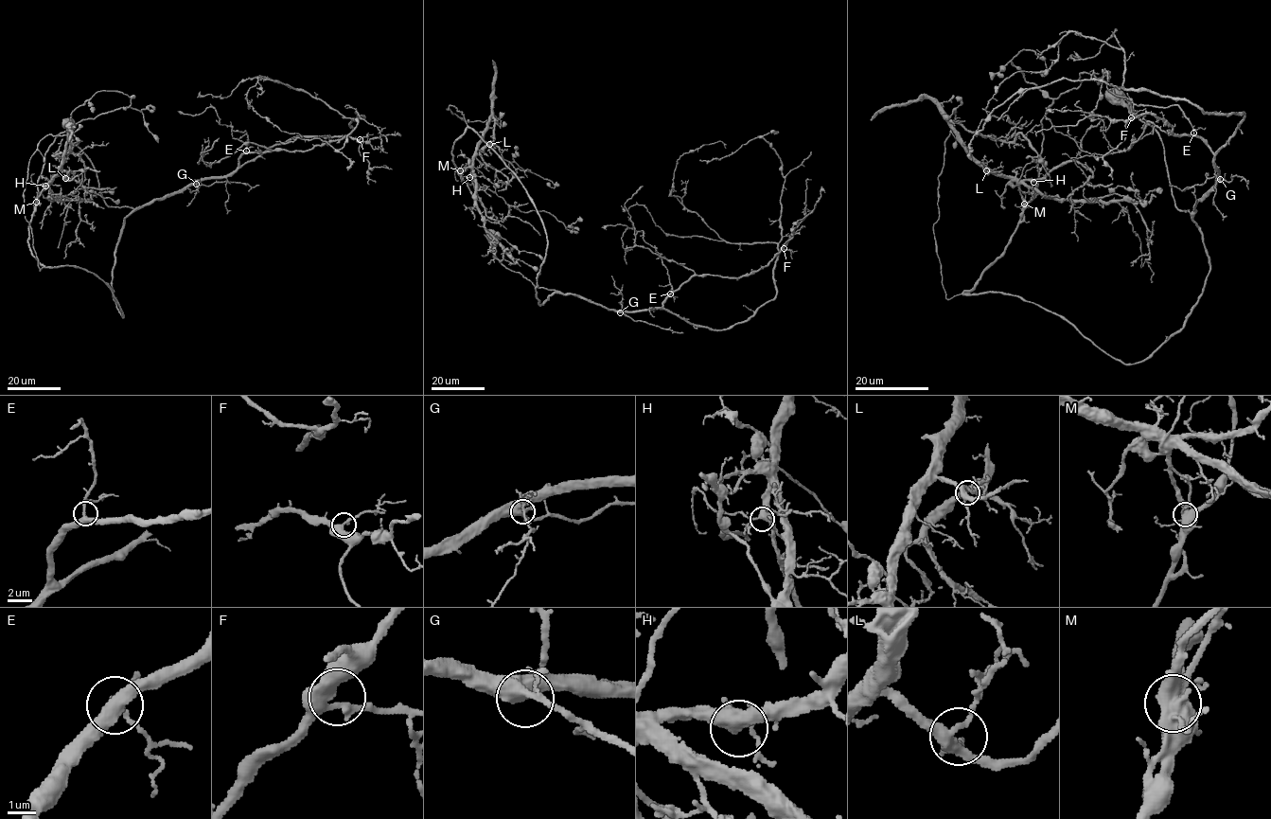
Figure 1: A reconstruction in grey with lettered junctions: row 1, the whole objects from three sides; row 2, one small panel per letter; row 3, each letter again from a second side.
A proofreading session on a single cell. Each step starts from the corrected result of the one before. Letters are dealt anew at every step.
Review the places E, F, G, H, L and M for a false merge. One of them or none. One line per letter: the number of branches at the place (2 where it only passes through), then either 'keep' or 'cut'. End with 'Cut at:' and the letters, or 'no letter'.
E: 4 | keep
F: 5 | keep
G: 4 | keep
H: 4 | keep
L: 4 | keep
M: 6 | cut
Cut at: M

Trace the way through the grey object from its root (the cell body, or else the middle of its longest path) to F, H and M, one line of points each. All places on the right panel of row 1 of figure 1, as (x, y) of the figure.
F: (1113, 96), (1157, 133), (1174, 204), (1191, 213), (1216, 184), (1212, 152), (1154, 115), (1131, 117)
H: (1113, 96), (1157, 133), (1209, 265), (1142, 361), (1034, 303), (963, 293), (1033, 182)
M: (1113, 96), (1157, 133), (1202, 235), (1185, 324), (1124, 364), (1034, 303), (965, 294), (1024, 204)

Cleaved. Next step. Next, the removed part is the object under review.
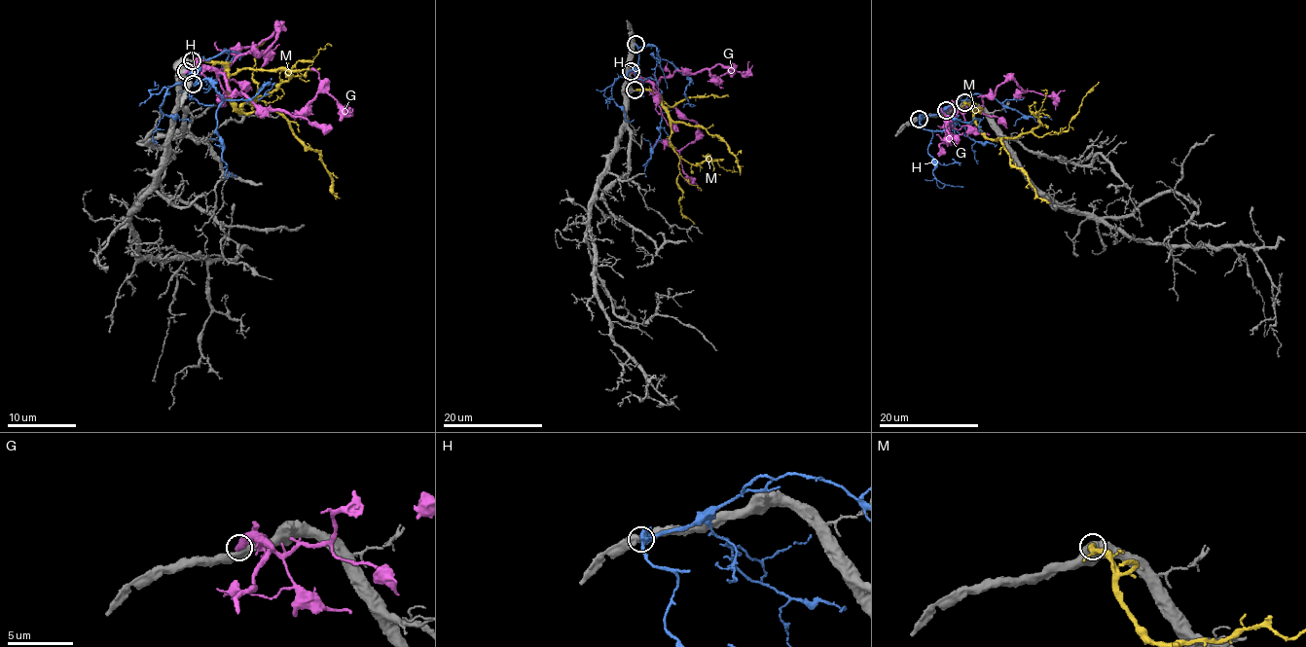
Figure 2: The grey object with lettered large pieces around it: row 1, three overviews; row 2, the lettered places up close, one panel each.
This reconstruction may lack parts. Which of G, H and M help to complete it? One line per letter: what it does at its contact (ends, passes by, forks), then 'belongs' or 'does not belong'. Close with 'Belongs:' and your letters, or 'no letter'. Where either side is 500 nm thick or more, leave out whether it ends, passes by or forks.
G: does not belong
H: does not belong
M: it ends | belongs
Belongs: M

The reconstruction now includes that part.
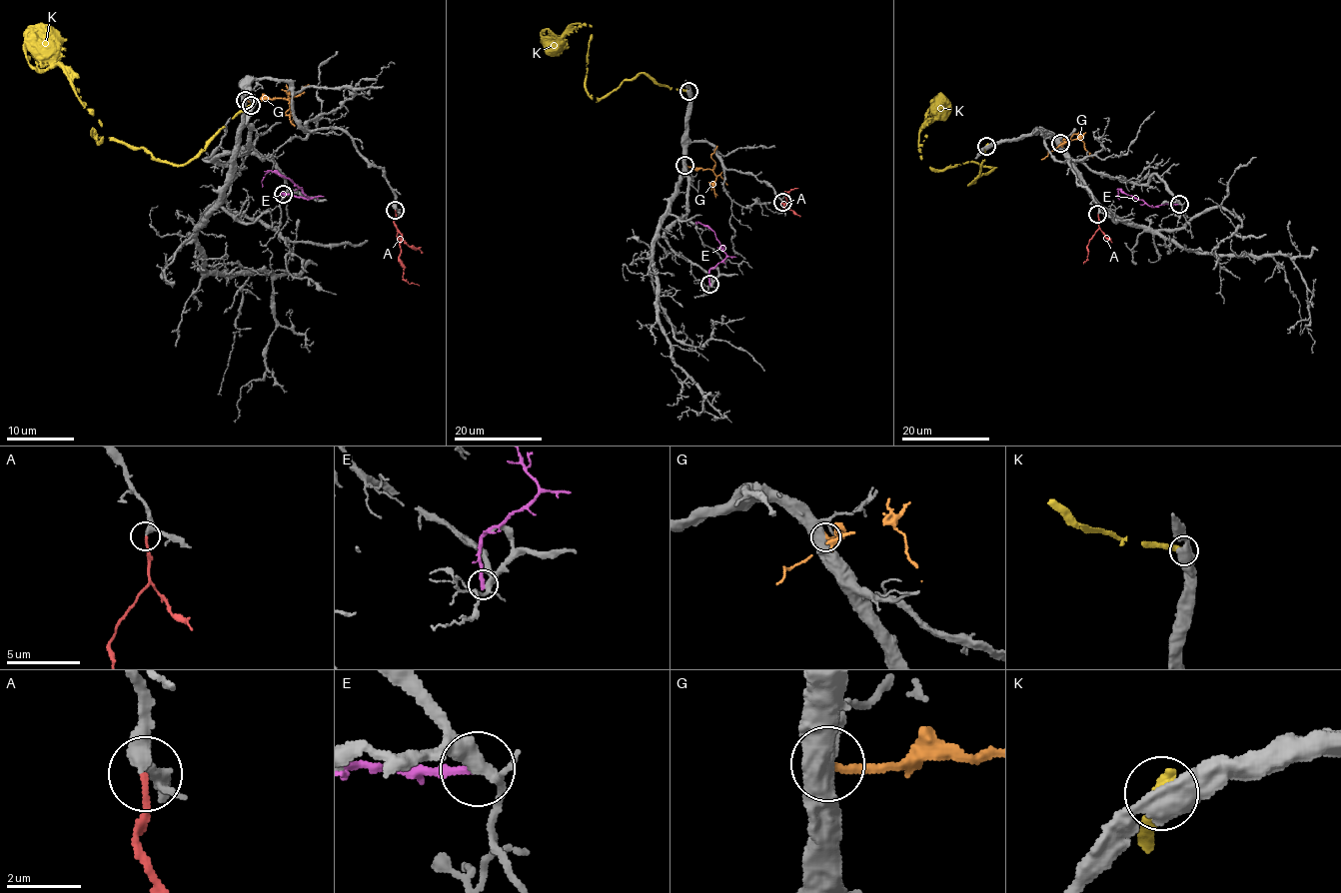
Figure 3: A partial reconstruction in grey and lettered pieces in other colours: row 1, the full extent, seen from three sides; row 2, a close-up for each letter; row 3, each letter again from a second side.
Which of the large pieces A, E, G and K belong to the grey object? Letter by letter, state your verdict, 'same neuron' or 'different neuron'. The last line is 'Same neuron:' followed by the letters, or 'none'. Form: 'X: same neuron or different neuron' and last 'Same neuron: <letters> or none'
A: same neuron
E: different neuron
G: different neuron
K: different neuron
Same neuron: A

